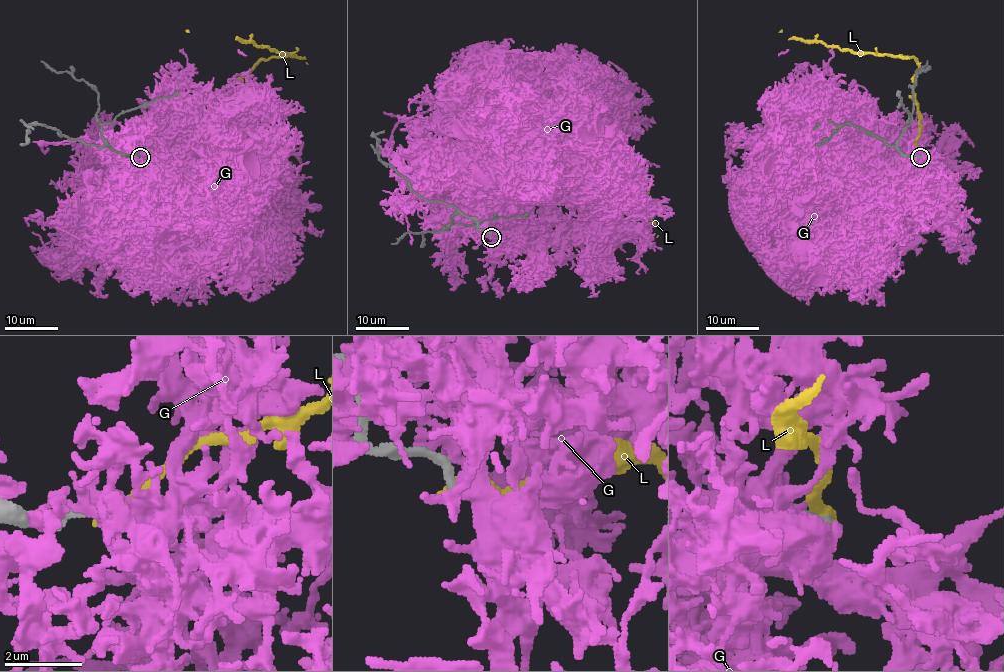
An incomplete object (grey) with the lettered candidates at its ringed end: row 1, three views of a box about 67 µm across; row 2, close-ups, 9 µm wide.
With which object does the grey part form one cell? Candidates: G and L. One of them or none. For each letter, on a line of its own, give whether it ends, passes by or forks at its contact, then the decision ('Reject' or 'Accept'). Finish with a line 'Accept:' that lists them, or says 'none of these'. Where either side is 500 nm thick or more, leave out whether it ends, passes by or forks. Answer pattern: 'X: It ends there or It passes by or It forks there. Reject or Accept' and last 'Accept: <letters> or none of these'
G: It forks there. Reject
L: It ends there. Reject
Accept: none of these

